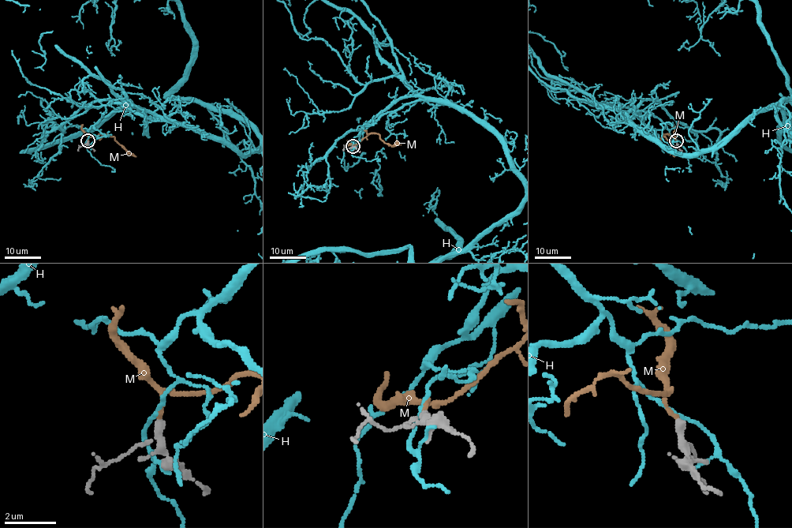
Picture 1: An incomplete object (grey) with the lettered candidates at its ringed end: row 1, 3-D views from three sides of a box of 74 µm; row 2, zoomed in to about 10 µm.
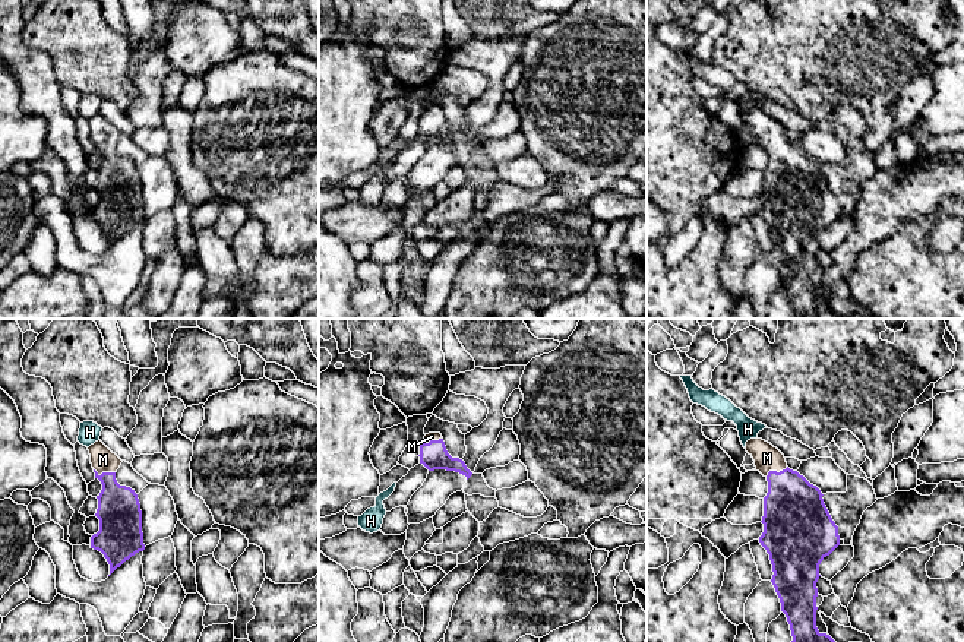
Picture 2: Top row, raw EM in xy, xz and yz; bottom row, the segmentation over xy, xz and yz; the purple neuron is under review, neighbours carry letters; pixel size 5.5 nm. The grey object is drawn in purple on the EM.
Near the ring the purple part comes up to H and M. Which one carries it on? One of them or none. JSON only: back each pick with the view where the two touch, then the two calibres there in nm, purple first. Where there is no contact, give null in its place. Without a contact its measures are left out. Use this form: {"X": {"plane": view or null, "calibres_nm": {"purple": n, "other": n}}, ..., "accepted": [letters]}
{"M": {"plane": "xy", "calibres_nm": {"purple": 240, "other": 140}}, "accepted": ["M"]}

